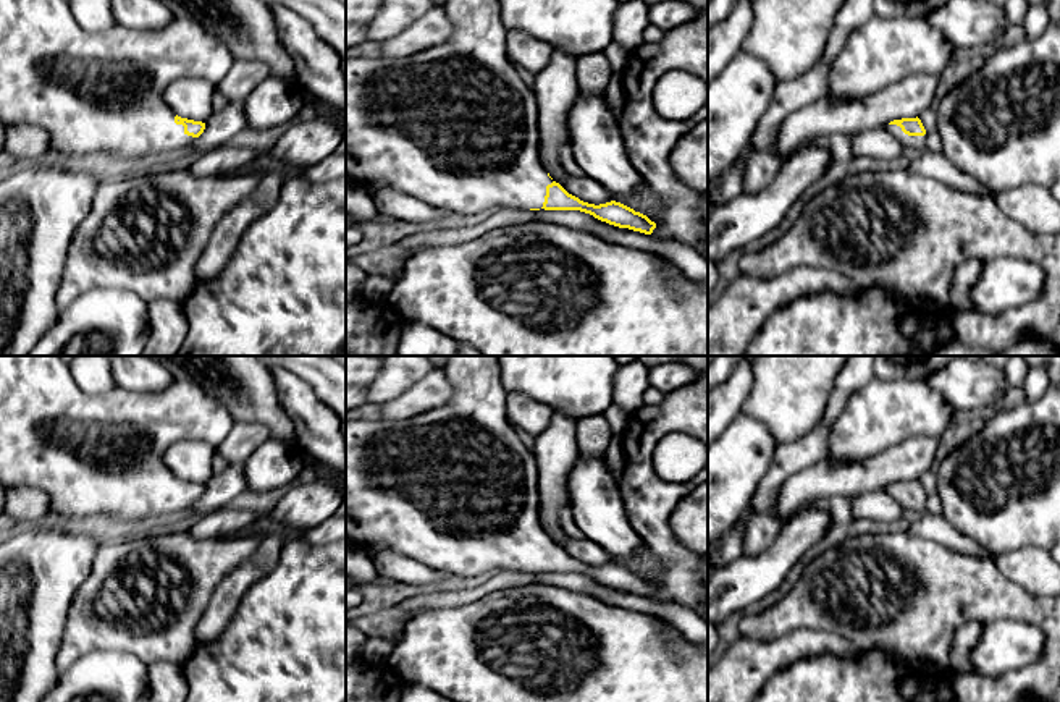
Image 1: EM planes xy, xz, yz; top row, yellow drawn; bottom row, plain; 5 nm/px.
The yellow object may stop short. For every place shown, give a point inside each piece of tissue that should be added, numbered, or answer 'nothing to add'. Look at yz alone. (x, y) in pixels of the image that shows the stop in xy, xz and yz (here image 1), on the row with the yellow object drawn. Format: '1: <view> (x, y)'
1: yz (918, 143)

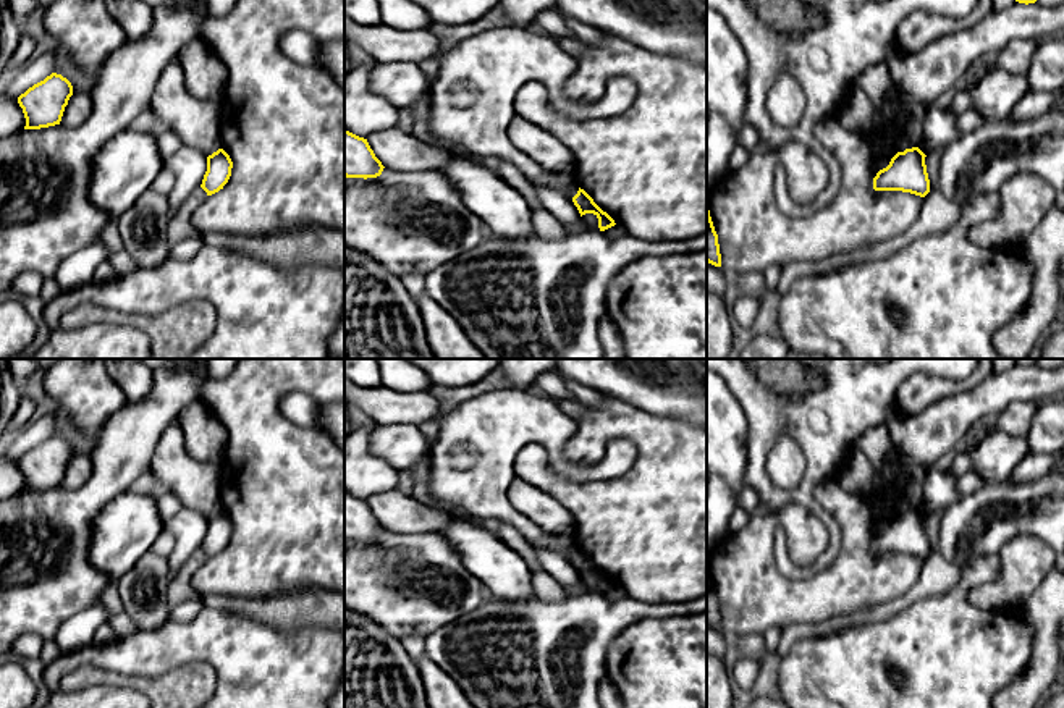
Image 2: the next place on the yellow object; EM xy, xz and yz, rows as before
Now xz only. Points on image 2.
nothing to add

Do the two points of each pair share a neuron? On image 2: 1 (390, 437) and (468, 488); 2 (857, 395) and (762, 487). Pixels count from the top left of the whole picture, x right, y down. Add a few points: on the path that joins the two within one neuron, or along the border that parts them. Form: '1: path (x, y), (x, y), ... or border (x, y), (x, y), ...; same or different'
1: border (432, 442), (429, 458), (419, 471); different
2: path (822, 417), (786, 417), (759, 445), (759, 451); same

